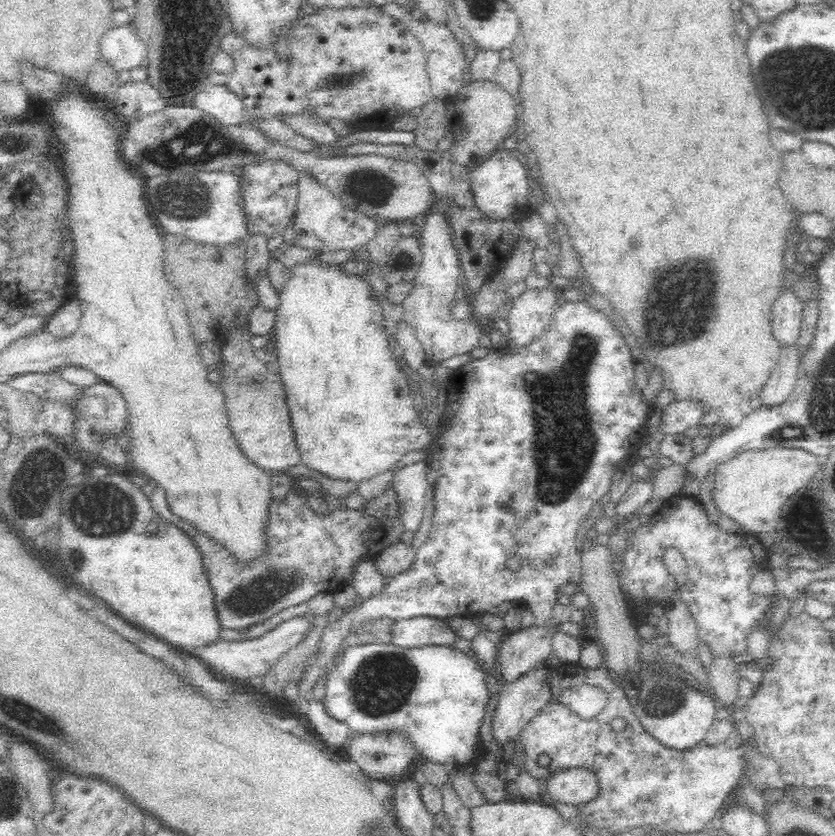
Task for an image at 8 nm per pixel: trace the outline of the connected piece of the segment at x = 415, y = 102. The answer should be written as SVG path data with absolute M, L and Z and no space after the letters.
M356 5L356 6L320 6L310 12L310 14L298 16L294 20L290 20L284 27L284 54L277 54L275 48L268 42L258 42L254 44L251 40L246 40L245 36L236 32L227 34L222 41L222 48L232 56L233 70L226 74L225 83L229 86L239 97L242 99L242 108L244 109L246 118L249 120L262 120L266 119L280 119L283 123L294 115L308 115L320 123L328 124L330 120L344 120L352 126L360 126L361 121L370 119L374 116L394 116L408 113L417 106L425 105L436 99L431 87L426 69L425 69L425 54L423 48L420 46L418 39L414 37L409 29L409 25L402 21L390 16L382 6Z

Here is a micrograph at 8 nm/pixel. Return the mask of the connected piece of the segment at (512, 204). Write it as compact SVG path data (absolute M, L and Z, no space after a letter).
M499 147L468 169L468 189L483 220L503 222L530 204L529 184L524 159L509 149Z

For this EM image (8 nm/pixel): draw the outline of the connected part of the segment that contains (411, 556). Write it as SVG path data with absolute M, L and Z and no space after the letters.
M401 540L399 543L384 547L374 559L386 578L391 579L414 564L417 550L418 548L413 546L411 542Z

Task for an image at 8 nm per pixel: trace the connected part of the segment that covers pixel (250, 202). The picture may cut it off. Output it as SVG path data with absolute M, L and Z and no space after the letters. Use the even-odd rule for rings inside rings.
M268 162L250 165L242 169L240 177L245 194L245 211L247 214L247 230L261 230L268 236L281 232L289 222L288 218L296 212L298 188L298 171L283 162ZM247 170L246 174L243 174Z

